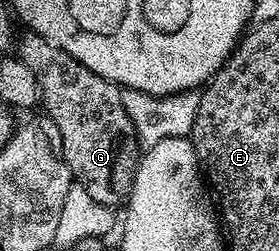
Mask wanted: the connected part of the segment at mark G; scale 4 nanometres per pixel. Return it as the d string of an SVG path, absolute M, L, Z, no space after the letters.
M26 33L23 39L21 36L17 40L16 55L24 65L28 65L28 69L32 69L32 77L36 77L41 110L53 121L56 129L60 129L62 160L68 165L76 183L82 186L89 197L92 197L92 201L98 202L100 206L114 209L117 208L117 203L118 206L125 204L130 197L132 181L138 168L140 146L138 135L134 132L132 121L121 100L123 88L92 73L88 65L76 61L76 57L64 53L64 49L33 33Z

